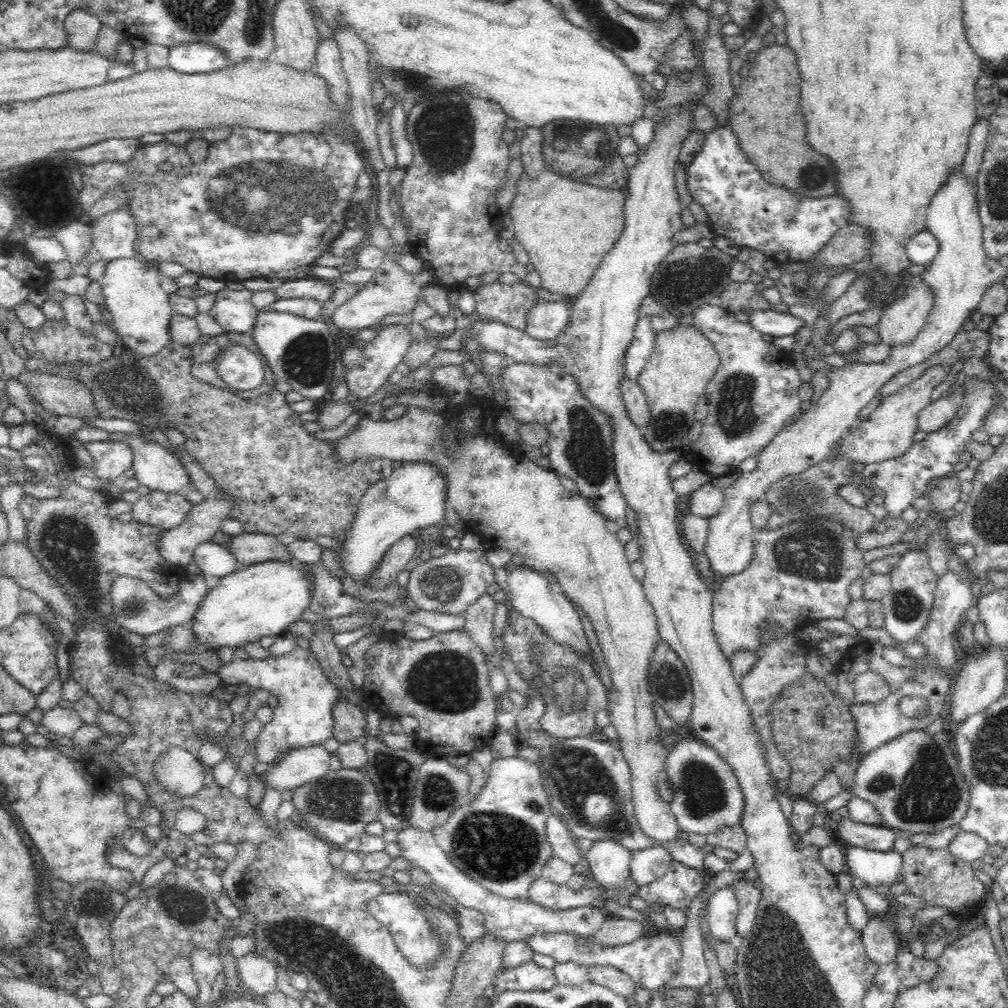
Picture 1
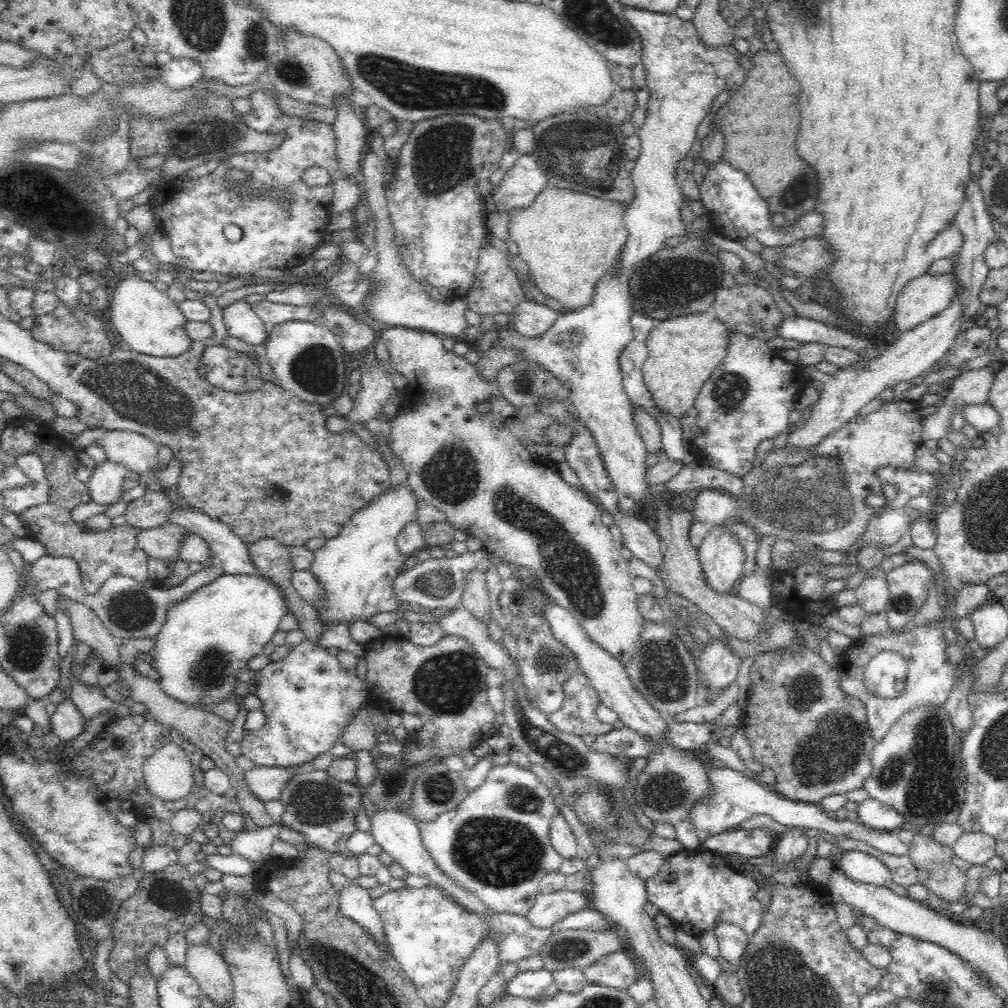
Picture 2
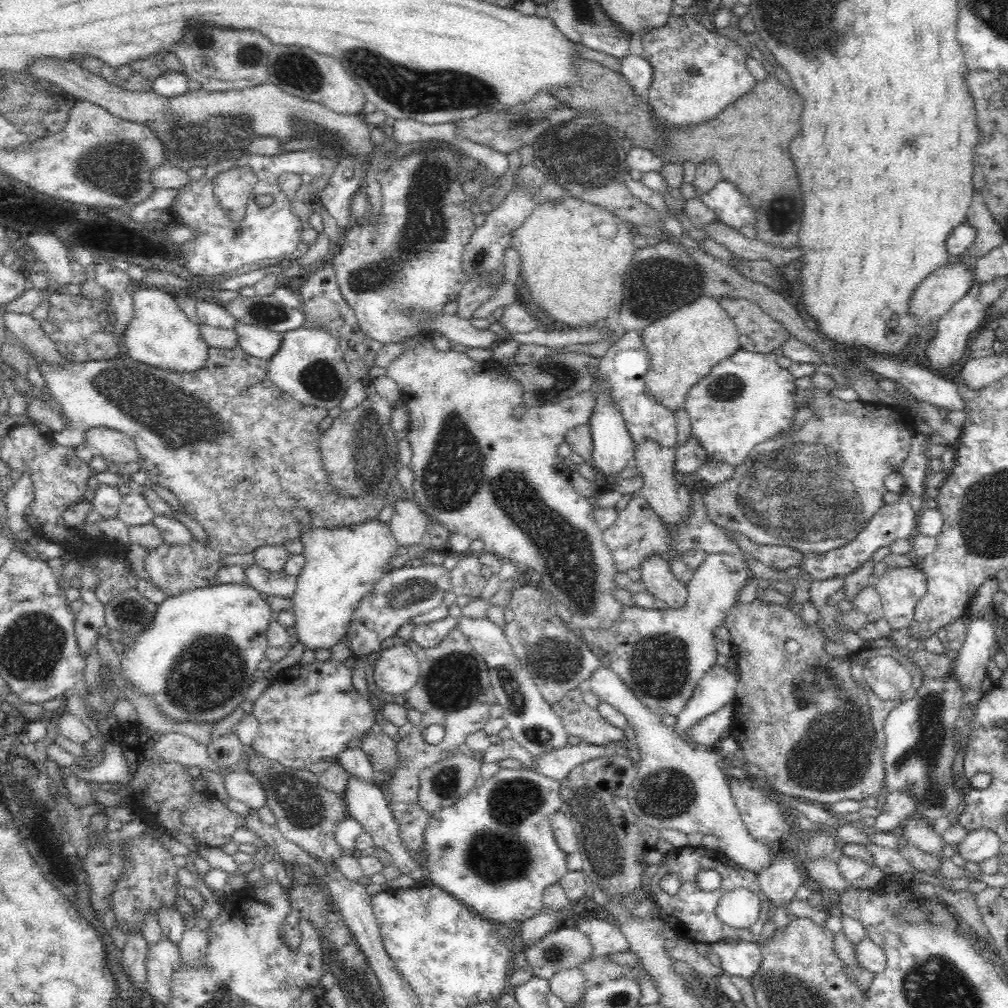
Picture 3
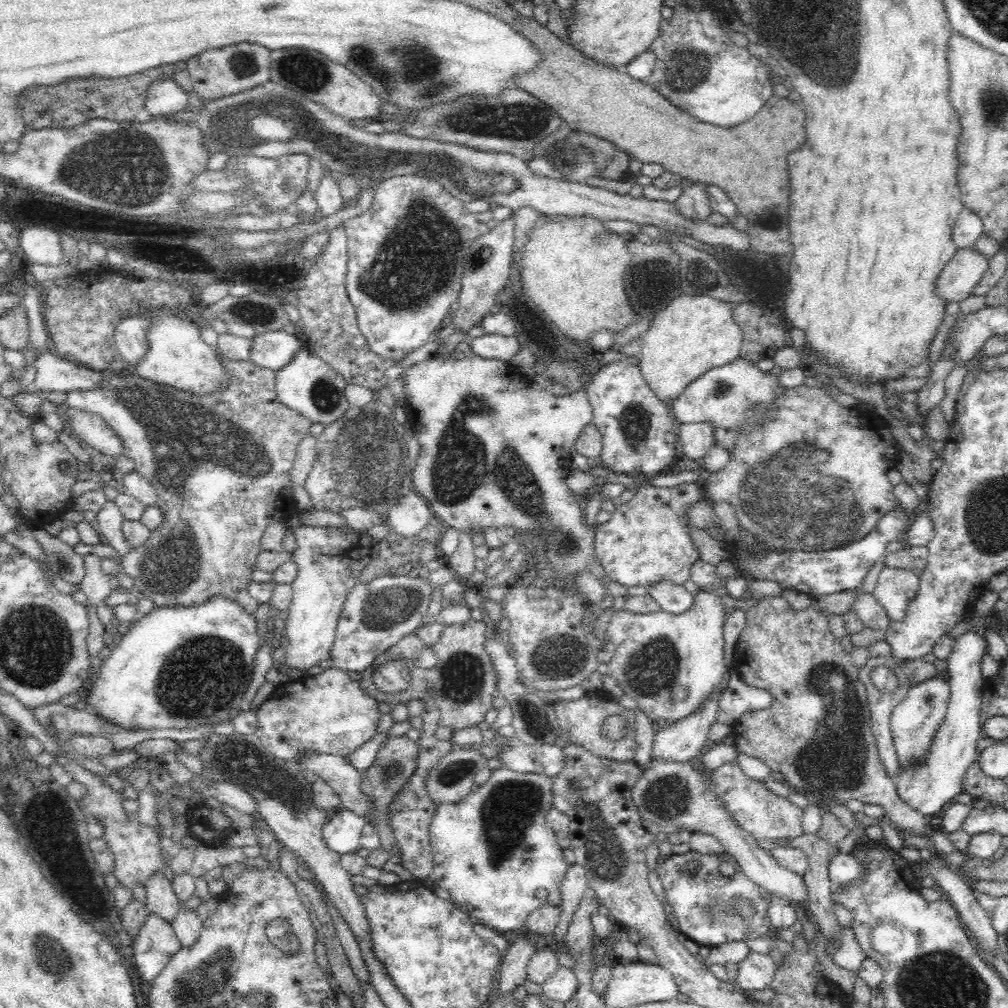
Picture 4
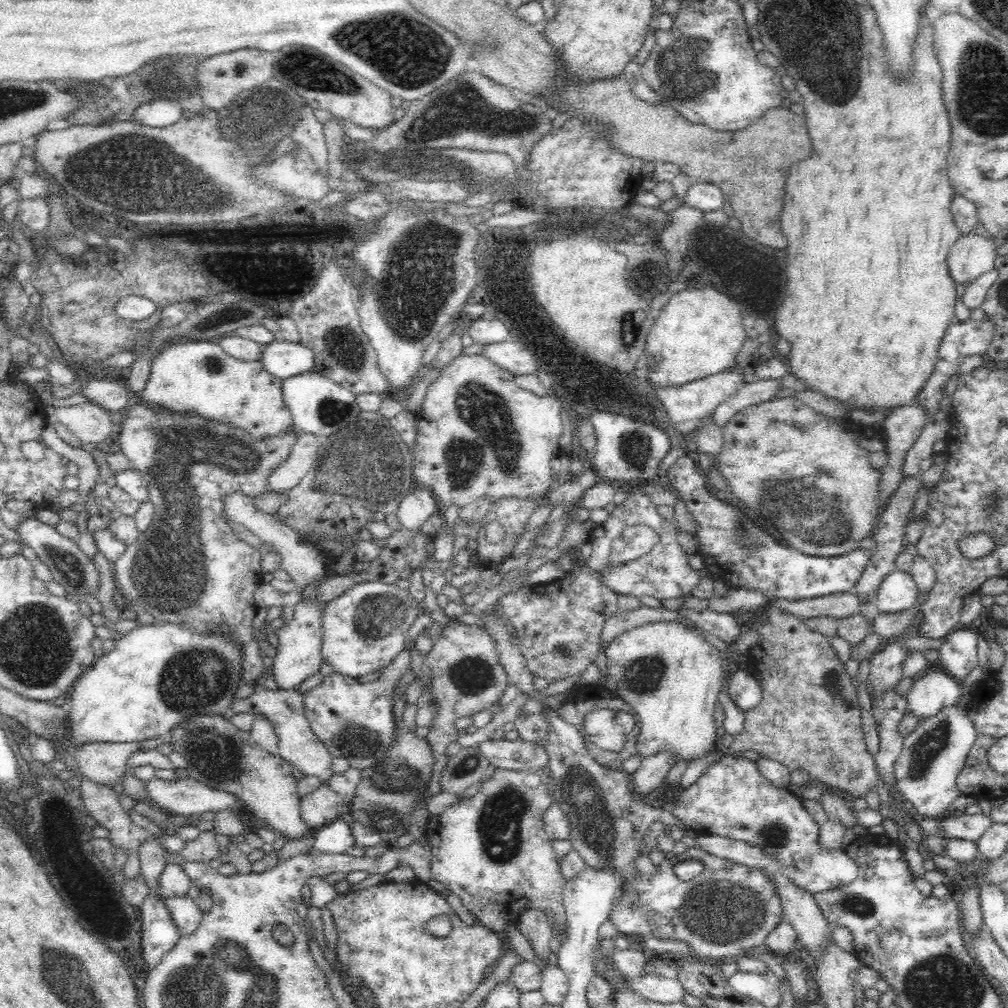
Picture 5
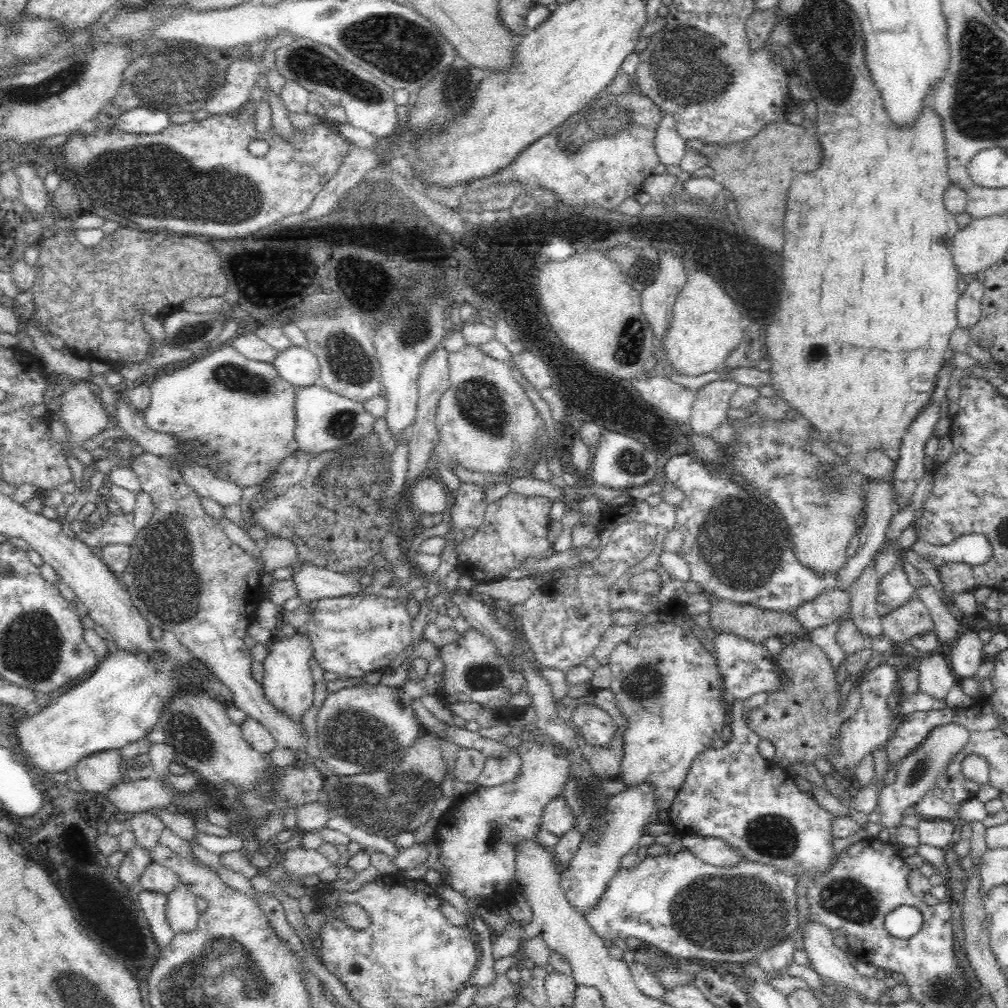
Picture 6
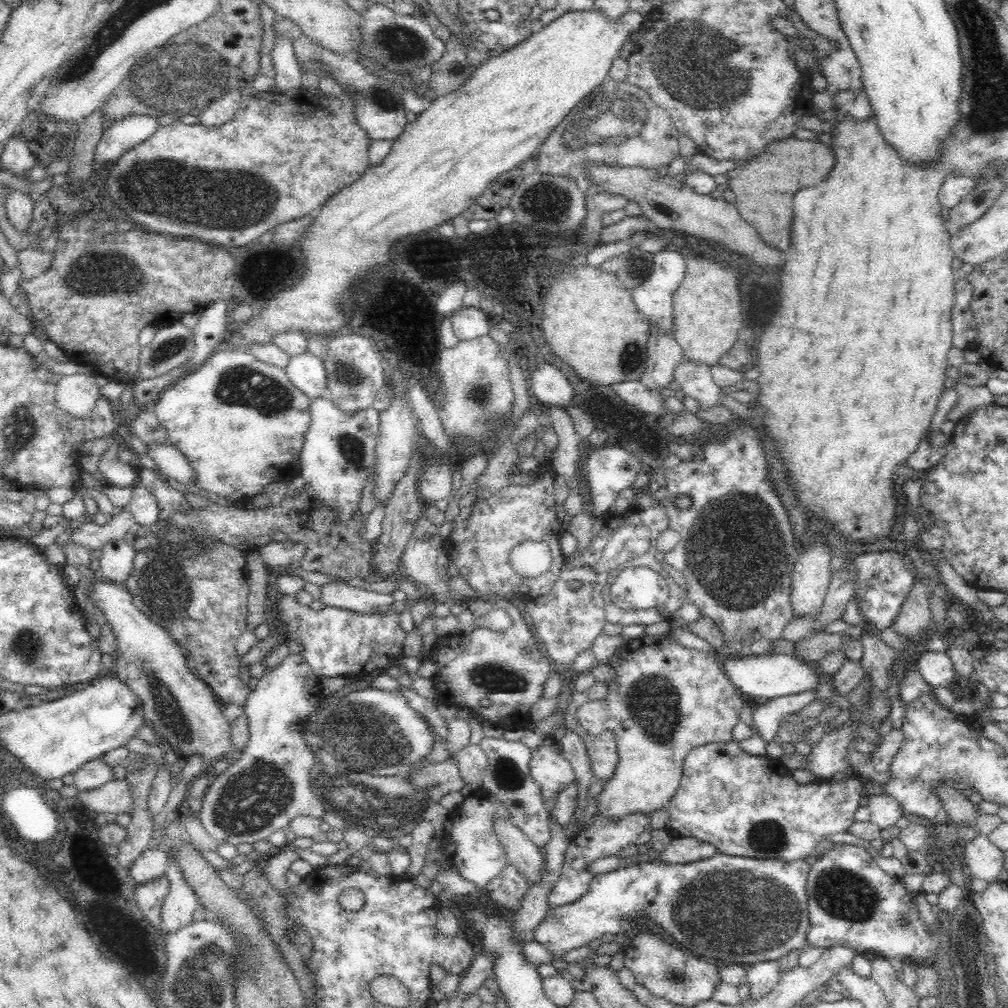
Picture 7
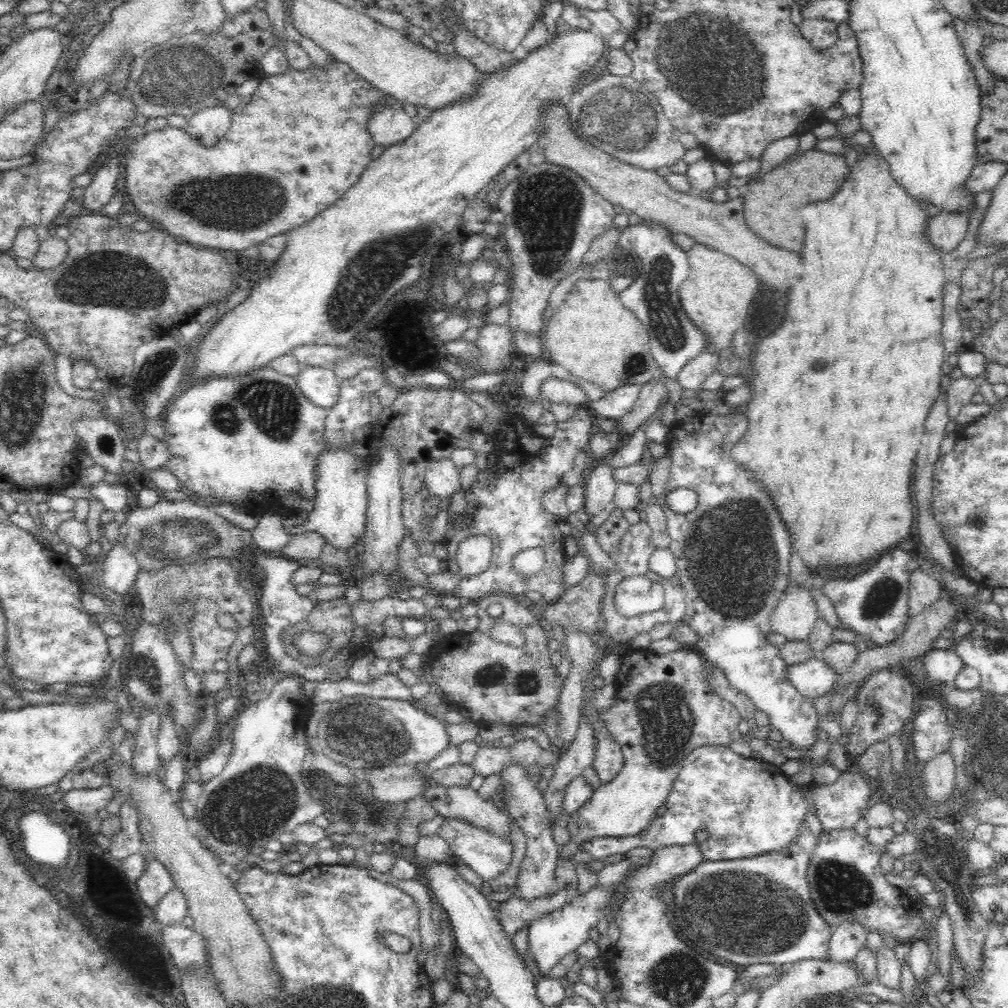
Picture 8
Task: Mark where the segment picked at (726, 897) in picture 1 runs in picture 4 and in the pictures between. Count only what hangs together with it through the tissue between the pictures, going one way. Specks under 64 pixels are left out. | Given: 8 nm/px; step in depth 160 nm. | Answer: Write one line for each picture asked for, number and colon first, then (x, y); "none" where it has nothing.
2: (732, 940)
3: (739, 957)
4: (756, 970)

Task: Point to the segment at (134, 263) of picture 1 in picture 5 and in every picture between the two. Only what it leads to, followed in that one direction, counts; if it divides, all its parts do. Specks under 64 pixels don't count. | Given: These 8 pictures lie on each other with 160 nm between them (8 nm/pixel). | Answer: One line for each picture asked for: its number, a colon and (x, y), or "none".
2: (148, 321)
3: (160, 334)
4: (177, 356)
5: (186, 376)

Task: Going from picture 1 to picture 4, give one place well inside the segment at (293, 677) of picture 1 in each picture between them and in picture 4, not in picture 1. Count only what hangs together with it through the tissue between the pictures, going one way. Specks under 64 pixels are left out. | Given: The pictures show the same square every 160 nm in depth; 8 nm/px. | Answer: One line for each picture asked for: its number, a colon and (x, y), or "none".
2: (308, 698)
3: (308, 713)
4: (327, 713)

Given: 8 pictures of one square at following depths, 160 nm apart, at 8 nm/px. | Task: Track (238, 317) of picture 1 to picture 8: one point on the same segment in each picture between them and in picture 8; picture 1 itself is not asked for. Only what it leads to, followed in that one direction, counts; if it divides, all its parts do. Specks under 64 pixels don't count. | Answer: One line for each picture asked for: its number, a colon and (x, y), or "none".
2: (241, 320)
3: (262, 343)
4: (273, 349)
5: (283, 359)
6: (295, 364)
7: (305, 370)
8: (319, 384)

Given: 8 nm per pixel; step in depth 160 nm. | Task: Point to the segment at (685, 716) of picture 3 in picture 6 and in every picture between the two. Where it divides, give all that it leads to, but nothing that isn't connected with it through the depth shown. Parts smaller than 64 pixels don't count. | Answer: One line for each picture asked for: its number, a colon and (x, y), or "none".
4: (684, 740)
5: (653, 772)
6: (585, 880)

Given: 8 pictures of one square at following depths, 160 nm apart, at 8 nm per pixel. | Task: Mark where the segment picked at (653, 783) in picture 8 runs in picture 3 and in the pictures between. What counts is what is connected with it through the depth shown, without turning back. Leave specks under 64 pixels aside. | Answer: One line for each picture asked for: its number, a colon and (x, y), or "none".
3: (660, 654)
4: (669, 663)
5: (668, 672)
6: (665, 683)
7: (663, 700)

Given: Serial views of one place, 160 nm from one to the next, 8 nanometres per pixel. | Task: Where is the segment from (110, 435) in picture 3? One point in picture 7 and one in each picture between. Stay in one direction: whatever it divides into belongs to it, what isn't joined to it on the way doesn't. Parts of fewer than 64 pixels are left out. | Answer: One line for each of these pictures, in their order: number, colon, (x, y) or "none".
4: (89, 429)
5: (90, 423)
6: (85, 416)
7: (76, 394)

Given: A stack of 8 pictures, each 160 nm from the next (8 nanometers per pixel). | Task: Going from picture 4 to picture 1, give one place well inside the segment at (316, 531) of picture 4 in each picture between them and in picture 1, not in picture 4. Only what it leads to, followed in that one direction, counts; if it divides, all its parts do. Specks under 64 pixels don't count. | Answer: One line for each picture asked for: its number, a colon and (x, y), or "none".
1: (414, 496)
2: (357, 568)
3: (342, 566)

